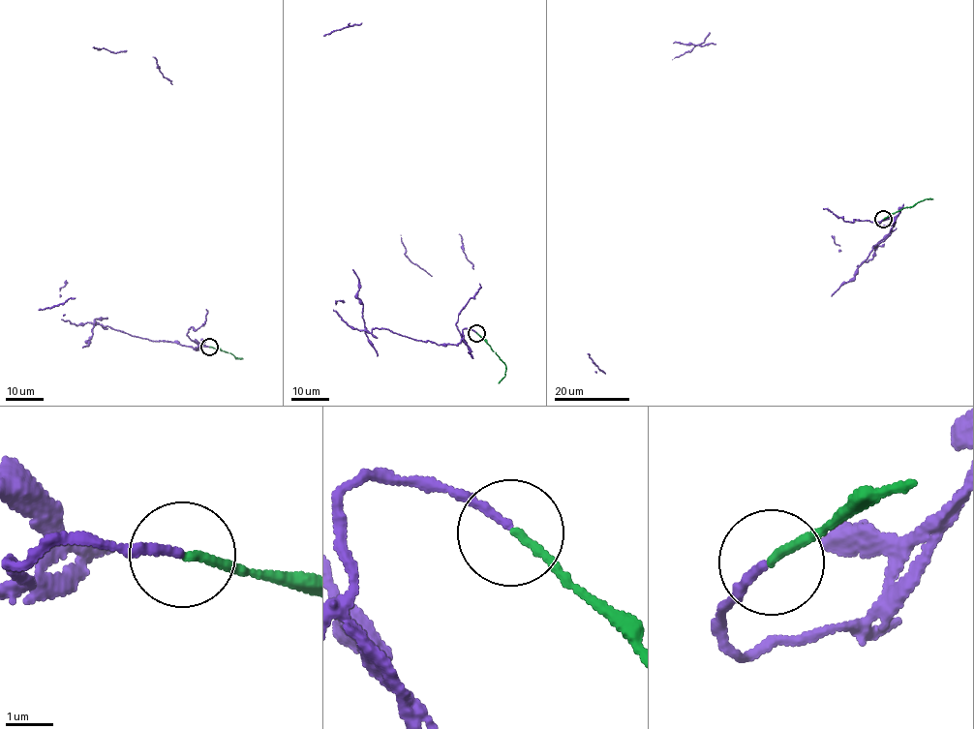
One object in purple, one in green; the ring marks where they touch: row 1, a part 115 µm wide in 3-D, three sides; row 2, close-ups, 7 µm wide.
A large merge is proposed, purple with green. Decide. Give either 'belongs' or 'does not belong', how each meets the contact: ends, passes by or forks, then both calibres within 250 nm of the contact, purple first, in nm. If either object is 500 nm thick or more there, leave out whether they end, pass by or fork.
does not belong | purple ends | green ends | 170/170 nm

